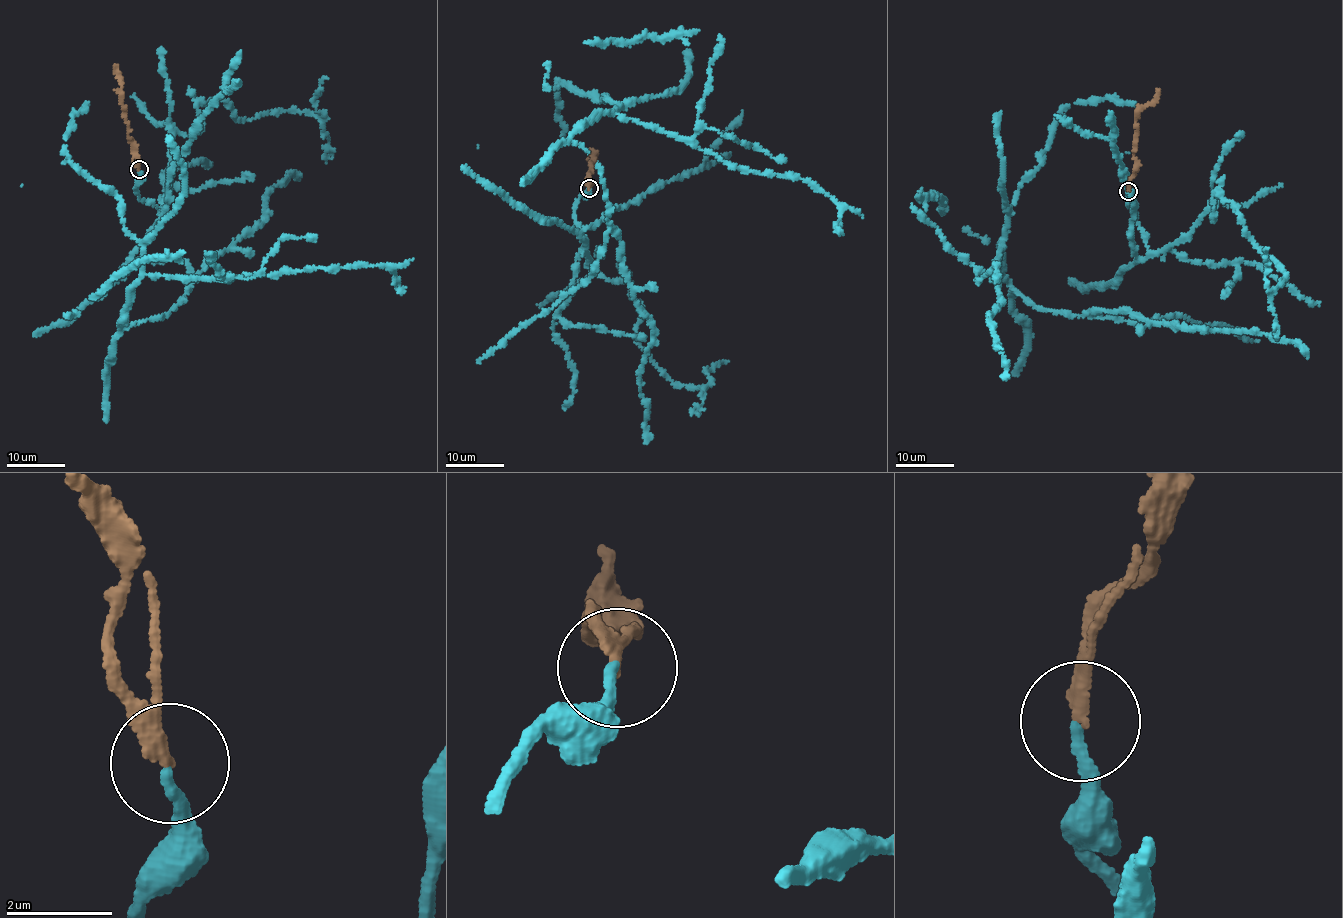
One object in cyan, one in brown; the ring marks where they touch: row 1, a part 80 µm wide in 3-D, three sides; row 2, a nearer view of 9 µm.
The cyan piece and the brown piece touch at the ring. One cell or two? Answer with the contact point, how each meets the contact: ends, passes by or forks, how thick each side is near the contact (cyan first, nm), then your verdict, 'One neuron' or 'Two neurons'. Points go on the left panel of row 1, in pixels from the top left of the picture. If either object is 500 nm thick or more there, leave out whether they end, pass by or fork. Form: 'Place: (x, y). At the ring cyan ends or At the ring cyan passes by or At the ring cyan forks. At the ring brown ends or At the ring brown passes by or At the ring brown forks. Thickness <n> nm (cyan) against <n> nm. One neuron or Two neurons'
Place: (139, 169). At the ring cyan ends. At the ring brown ends. Thickness 190 nm (cyan) against 240 nm. Two neurons

